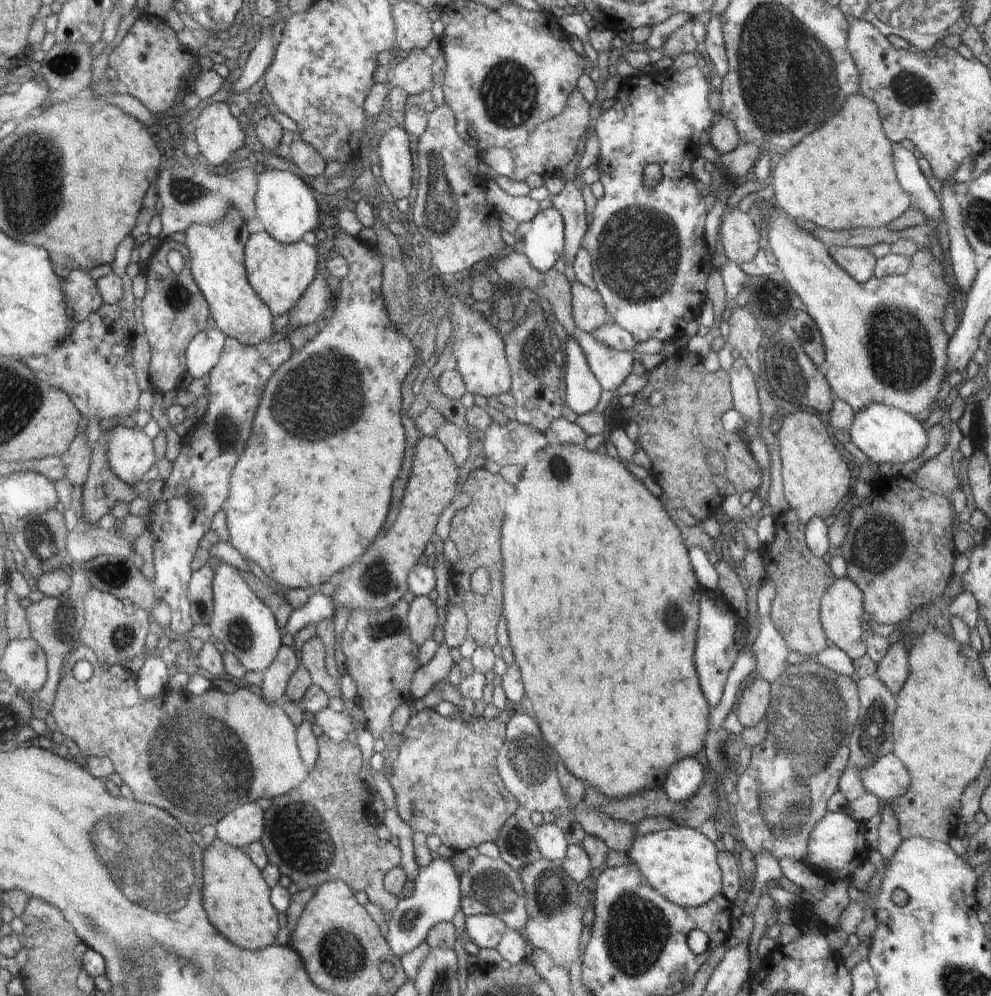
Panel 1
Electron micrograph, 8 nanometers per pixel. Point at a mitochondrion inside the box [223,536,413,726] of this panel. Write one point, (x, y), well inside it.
(375, 580)

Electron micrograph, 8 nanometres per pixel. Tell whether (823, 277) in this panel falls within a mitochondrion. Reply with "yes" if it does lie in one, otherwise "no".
no

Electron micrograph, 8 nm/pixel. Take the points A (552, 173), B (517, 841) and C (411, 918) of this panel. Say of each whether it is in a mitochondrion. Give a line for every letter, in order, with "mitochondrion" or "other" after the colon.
A: other
B: mitochondrion
C: mitochondrion

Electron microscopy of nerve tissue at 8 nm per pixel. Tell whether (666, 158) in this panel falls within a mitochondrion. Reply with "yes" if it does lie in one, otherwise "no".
no

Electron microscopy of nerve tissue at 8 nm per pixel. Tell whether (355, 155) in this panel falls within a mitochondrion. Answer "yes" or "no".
no

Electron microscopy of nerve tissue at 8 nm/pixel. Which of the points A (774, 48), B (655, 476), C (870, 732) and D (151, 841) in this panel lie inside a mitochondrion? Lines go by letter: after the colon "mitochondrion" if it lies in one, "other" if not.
A: mitochondrion
B: other
C: mitochondrion
D: mitochondrion

